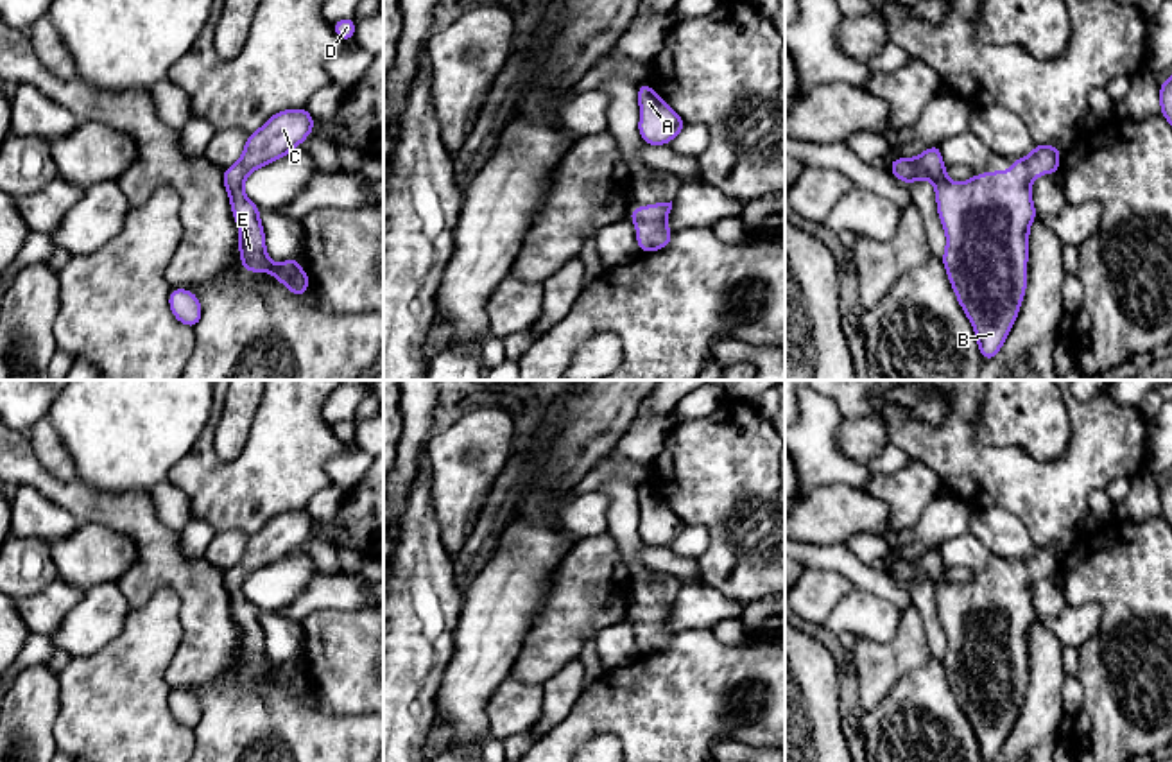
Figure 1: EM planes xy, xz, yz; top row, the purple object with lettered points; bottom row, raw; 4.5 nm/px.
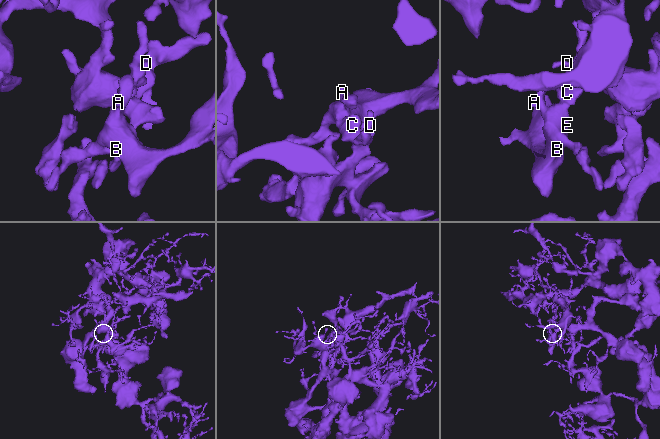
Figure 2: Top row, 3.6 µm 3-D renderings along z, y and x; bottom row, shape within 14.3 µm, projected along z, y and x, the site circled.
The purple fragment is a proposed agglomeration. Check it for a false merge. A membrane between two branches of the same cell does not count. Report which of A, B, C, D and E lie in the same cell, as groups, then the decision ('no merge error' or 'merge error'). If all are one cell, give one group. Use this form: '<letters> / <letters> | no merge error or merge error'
A B C D E | no merge error

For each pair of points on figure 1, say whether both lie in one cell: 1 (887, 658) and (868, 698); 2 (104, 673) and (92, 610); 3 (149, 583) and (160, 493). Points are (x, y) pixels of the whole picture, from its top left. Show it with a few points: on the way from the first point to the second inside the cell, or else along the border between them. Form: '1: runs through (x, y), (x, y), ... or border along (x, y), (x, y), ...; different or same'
1: runs through (880, 667), (871, 689); same
2: border along (126, 617), (120, 632), (103, 648), (72, 657); different
3: border along (147, 493), (156, 515), (178, 533); different

